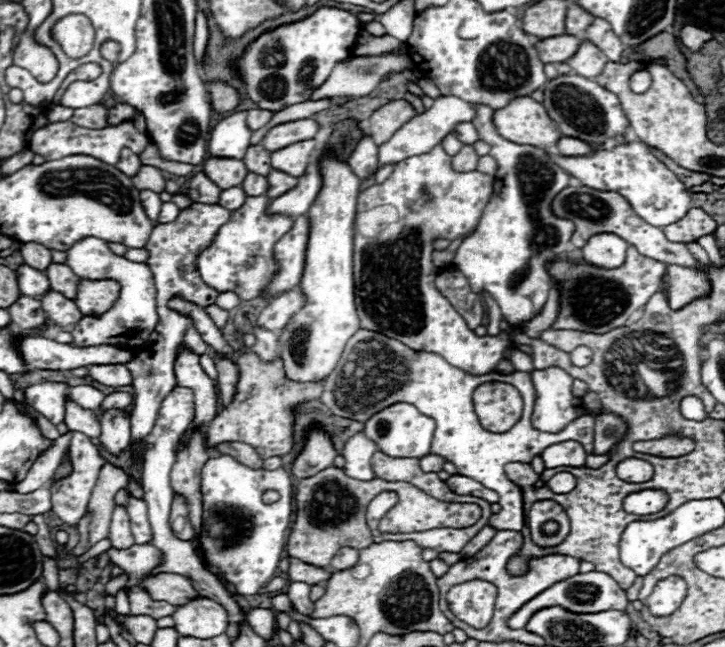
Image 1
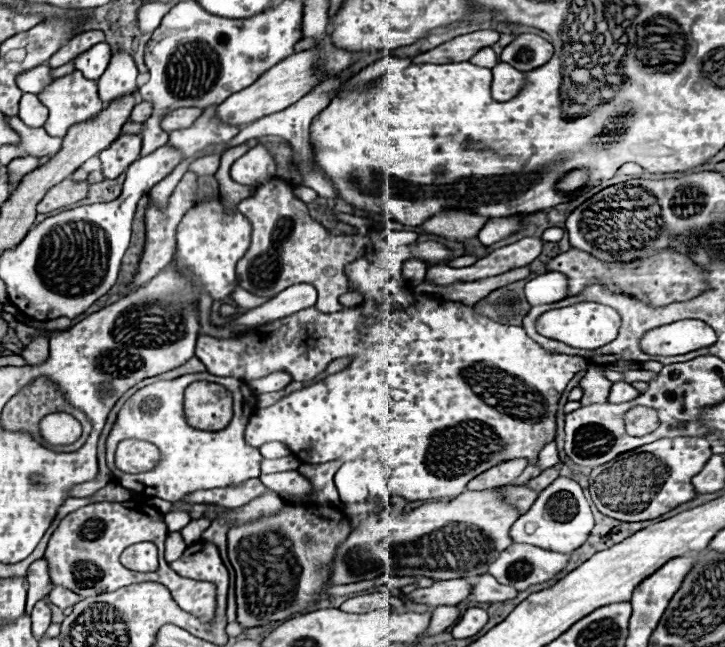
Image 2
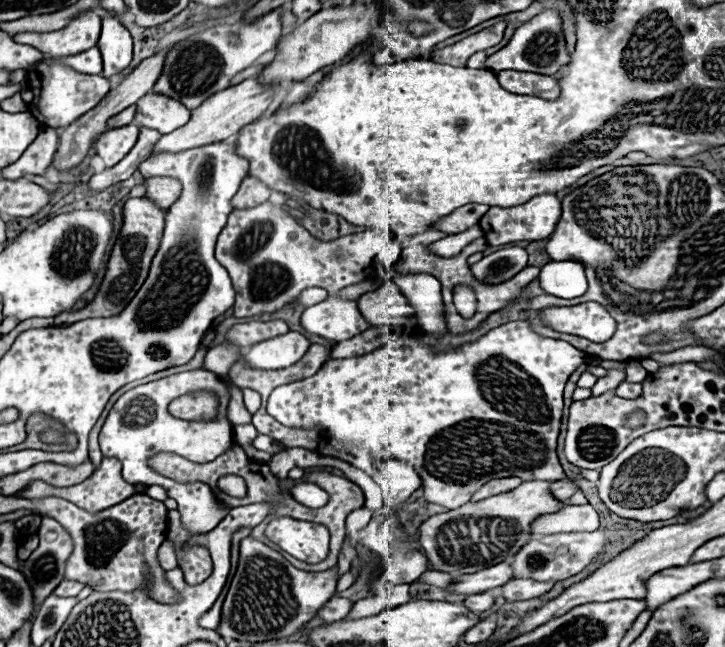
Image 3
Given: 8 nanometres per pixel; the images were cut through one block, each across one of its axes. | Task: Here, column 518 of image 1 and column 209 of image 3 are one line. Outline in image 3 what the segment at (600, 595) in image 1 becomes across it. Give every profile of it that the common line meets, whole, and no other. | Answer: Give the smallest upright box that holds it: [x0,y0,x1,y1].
[200,598,220,630]

